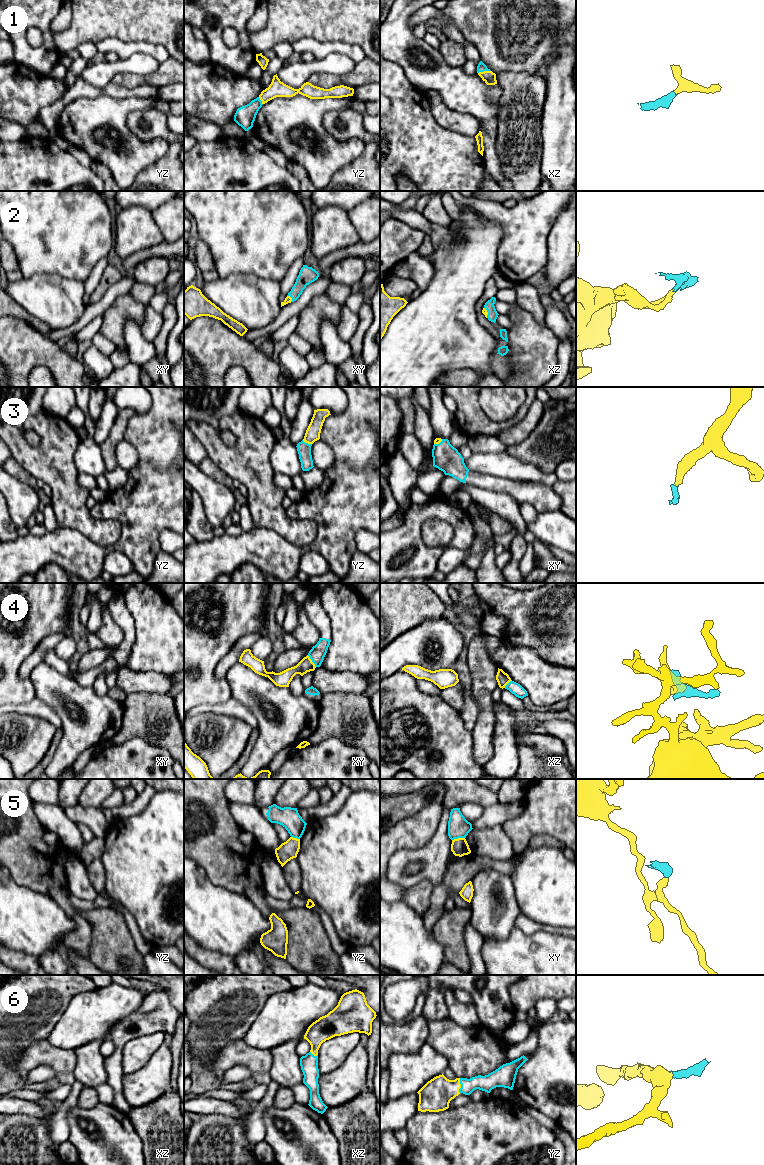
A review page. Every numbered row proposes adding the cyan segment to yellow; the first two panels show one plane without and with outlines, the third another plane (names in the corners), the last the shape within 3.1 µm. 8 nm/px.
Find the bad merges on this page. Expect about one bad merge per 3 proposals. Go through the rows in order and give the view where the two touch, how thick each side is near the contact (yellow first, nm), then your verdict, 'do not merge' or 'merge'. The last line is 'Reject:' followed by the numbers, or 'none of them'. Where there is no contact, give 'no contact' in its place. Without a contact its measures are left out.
1: xz | 100/70 nm | merge
2: xy | 60/140 nm | merge
3: yz | 120/110 nm | merge
4: xy | 110/120 nm | do not merge
5: xy | 140/180 nm | do not merge
6: yz | 240/130 nm | merge
Reject: 4, 5

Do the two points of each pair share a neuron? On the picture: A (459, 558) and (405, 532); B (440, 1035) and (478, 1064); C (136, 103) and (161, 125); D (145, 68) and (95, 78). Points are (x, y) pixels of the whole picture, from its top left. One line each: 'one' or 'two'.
A: two
B: one
C: two
D: one

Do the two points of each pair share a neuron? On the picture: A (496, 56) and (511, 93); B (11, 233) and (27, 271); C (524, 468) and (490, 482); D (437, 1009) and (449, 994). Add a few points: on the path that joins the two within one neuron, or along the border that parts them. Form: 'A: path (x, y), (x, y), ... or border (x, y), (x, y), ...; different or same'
A: border (526, 72), (498, 72), (496, 74); different
B: path (20, 242), (27, 249), (27, 262); same
C: border (479, 472), (525, 482); different
D: border (444, 988), (443, 995), (449, 1016); different

